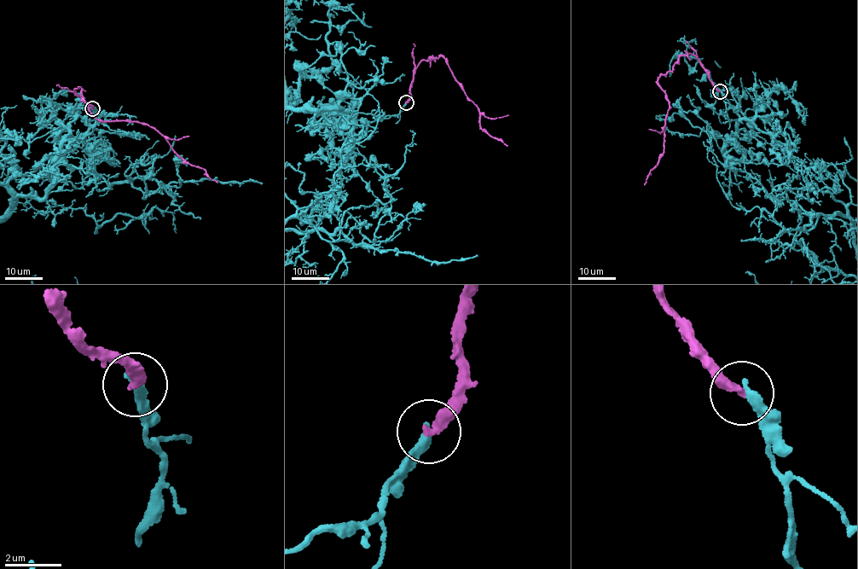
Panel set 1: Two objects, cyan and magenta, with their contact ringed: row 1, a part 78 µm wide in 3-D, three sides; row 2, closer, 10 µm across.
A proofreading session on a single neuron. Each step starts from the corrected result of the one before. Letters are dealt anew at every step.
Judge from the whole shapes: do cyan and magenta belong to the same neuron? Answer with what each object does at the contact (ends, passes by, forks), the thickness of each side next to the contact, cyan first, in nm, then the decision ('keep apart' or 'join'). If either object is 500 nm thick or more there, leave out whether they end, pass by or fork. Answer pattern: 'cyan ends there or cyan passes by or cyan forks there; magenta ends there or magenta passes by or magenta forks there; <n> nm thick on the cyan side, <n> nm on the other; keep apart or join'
cyan ends there; magenta ends there; 360 nm thick on the cyan side, 320 nm on the other; keep apart

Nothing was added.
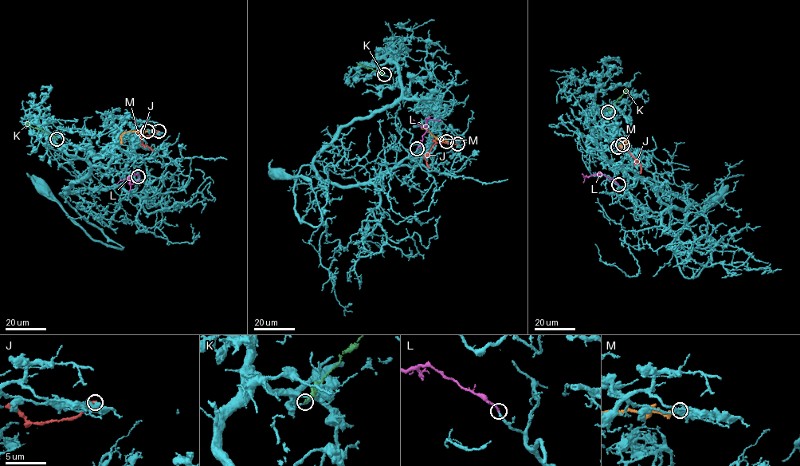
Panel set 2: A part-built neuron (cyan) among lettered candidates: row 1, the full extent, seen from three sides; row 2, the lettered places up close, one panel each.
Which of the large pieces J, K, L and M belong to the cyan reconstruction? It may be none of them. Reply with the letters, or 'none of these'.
L

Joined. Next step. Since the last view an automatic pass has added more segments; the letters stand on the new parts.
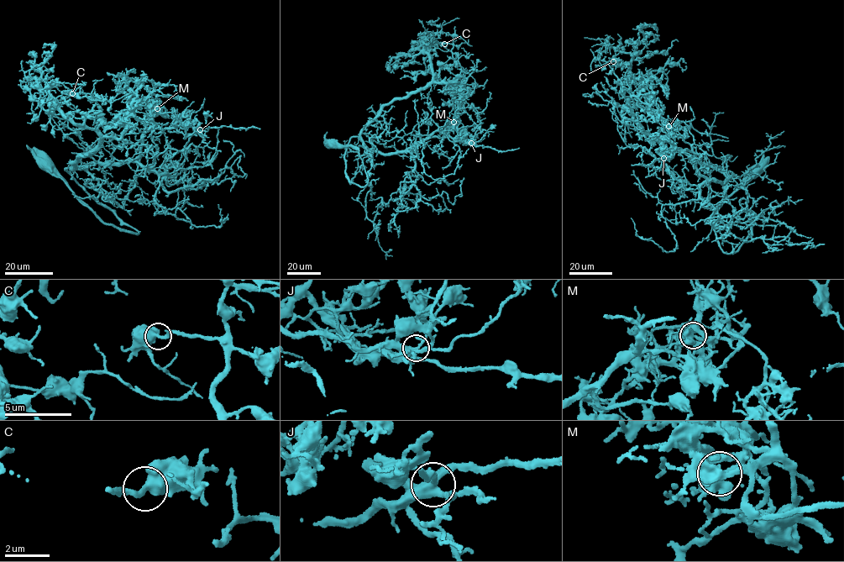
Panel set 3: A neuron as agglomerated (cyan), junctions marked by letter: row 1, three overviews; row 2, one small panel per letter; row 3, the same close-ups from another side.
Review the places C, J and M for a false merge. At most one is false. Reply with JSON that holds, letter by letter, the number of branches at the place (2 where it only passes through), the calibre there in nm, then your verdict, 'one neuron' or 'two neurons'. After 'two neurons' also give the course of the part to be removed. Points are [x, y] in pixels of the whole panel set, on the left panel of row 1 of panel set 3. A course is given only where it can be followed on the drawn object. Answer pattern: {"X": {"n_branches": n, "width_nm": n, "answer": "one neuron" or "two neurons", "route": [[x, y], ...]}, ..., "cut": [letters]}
{"C": {"n_branches": 2, "width_nm": 440, "answer": "one neuron"}, "J": {"n_branches": 5, "width_nm": 340, "answer": "one neuron"}, "M": {"n_branches": 7, "width_nm": 420, "answer": "one neuron"}, "cut": []}

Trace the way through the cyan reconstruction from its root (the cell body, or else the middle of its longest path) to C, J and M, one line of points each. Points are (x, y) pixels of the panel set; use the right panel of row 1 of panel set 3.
C: (757, 170), (715, 212), (723, 252), (752, 231), (744, 188), (645, 131), (612, 61)
J: (757, 170), (714, 215), (726, 253), (752, 231), (739, 180), (726, 171), (711, 181), (686, 149), (663, 158)
M: (757, 170), (715, 212), (723, 252), (752, 231), (746, 191), (730, 171), (718, 183), (699, 173), (668, 126)

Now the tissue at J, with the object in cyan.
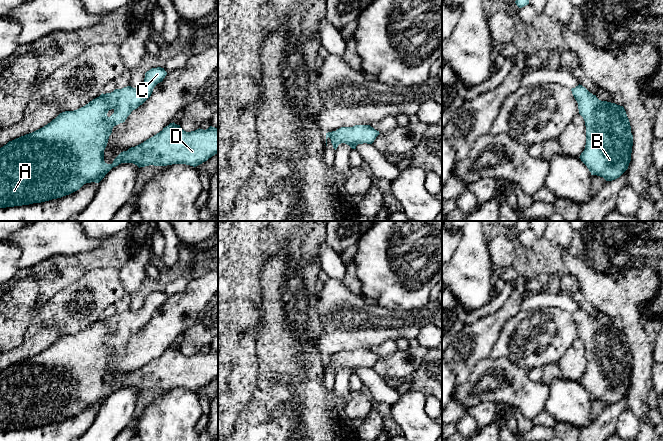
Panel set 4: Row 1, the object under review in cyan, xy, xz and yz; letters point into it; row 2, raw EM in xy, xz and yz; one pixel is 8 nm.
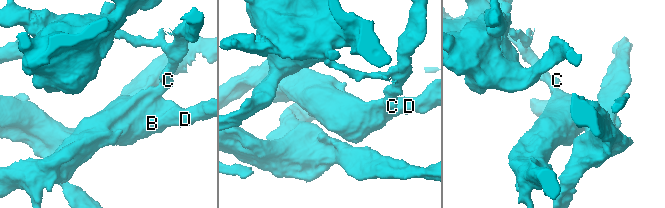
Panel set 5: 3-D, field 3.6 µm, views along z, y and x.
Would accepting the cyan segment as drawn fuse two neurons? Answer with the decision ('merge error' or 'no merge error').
no merge error

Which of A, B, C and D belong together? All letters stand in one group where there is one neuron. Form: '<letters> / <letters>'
A B C D

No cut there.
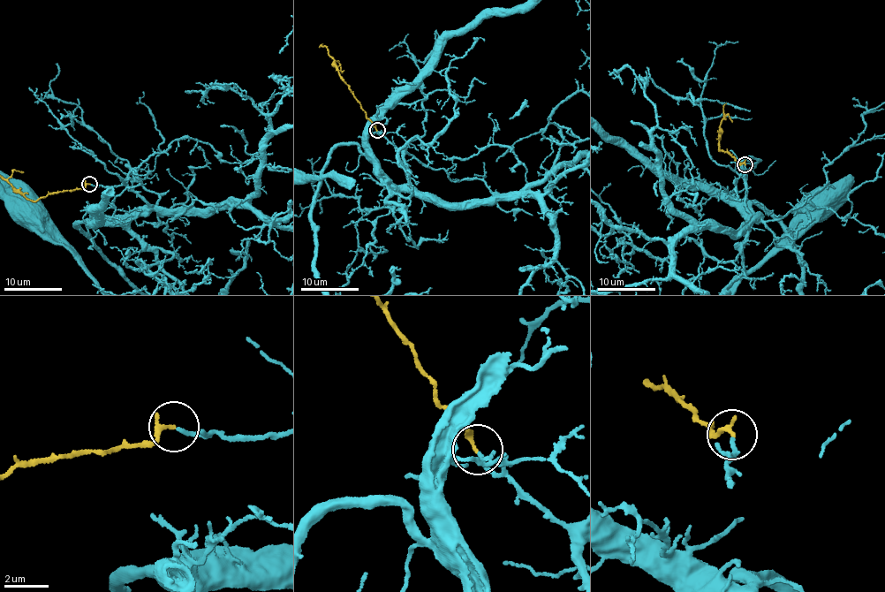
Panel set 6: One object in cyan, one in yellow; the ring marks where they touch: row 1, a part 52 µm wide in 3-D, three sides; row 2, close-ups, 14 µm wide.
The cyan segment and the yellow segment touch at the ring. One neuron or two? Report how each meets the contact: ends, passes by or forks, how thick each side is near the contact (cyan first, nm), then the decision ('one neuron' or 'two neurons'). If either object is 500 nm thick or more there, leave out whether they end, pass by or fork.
cyan ends; yellow ends; calibres 180 and 220 nm; one neuron

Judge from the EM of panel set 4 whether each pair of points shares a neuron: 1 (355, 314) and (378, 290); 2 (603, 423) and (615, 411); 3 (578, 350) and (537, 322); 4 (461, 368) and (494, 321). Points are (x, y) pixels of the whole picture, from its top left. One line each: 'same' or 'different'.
1: different
2: same
3: different
4: same

